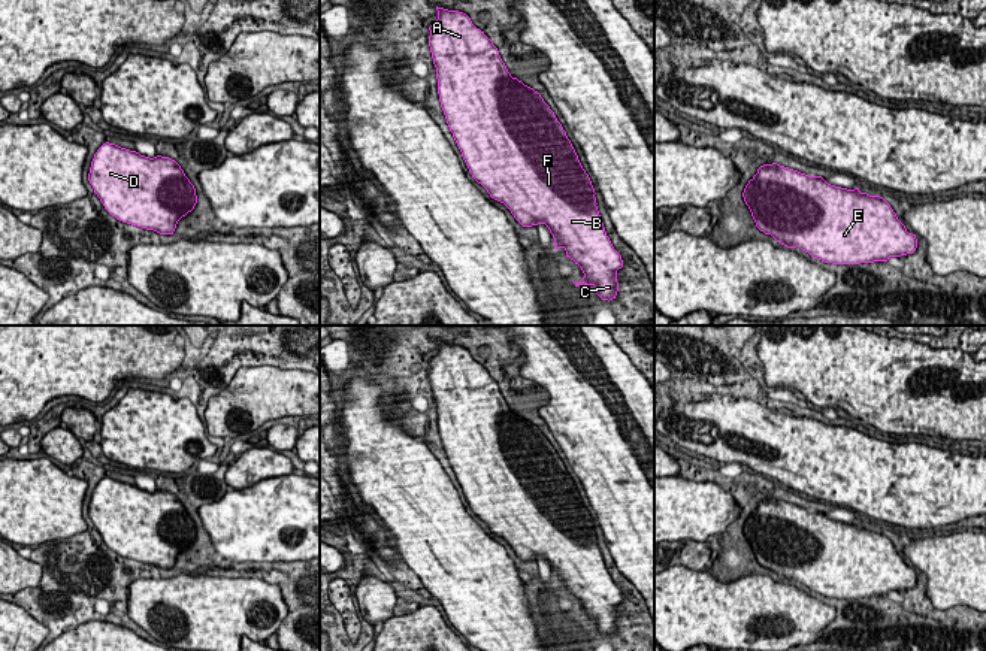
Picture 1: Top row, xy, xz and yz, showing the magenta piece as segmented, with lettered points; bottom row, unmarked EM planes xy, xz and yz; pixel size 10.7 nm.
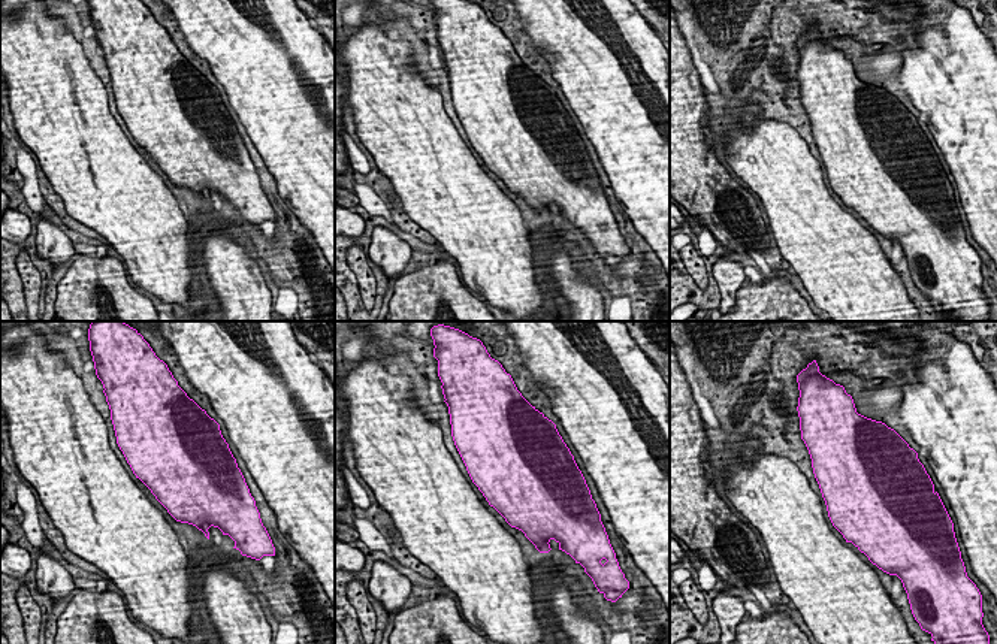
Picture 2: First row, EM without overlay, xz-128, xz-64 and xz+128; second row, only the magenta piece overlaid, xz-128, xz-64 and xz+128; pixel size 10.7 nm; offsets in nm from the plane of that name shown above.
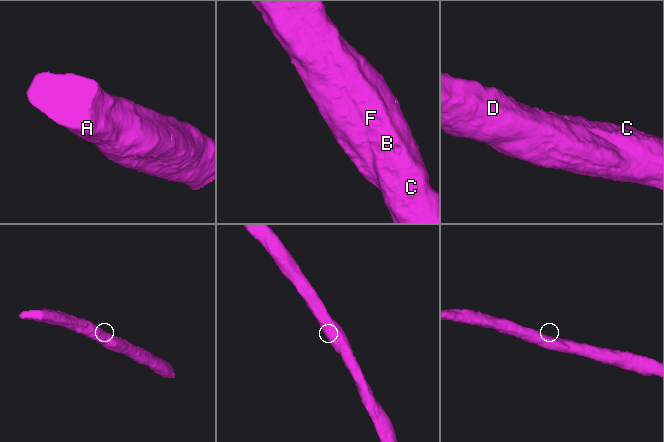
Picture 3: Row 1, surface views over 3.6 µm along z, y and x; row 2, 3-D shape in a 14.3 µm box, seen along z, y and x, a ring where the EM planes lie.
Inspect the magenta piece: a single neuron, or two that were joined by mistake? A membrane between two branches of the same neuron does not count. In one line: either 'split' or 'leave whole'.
leave whole

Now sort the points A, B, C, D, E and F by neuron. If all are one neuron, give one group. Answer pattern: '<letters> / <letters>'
A B C D E F

